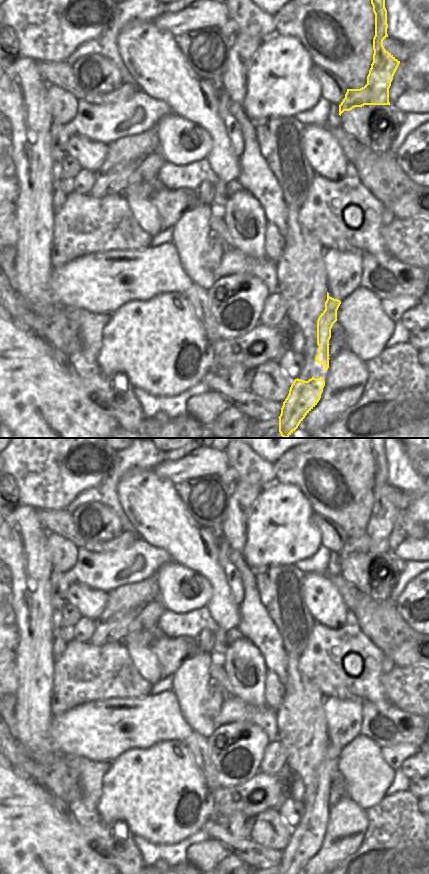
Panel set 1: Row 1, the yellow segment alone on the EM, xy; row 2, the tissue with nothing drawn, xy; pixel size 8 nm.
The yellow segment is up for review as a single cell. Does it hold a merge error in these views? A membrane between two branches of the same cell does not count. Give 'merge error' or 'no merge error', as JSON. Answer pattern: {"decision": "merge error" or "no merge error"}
{"decision": "merge error"}

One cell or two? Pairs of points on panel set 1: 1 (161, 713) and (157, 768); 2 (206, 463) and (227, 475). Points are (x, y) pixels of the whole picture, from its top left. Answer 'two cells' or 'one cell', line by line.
1: two cells
2: two cells

